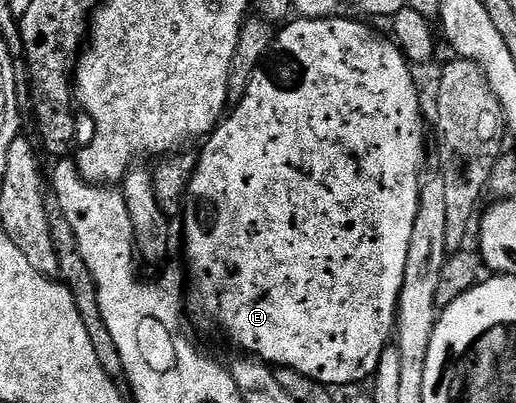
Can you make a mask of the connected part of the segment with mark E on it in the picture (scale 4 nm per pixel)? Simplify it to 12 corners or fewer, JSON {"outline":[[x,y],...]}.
{"outline":[[275,33],[184,198],[241,348],[375,377],[420,205],[413,69]]}

